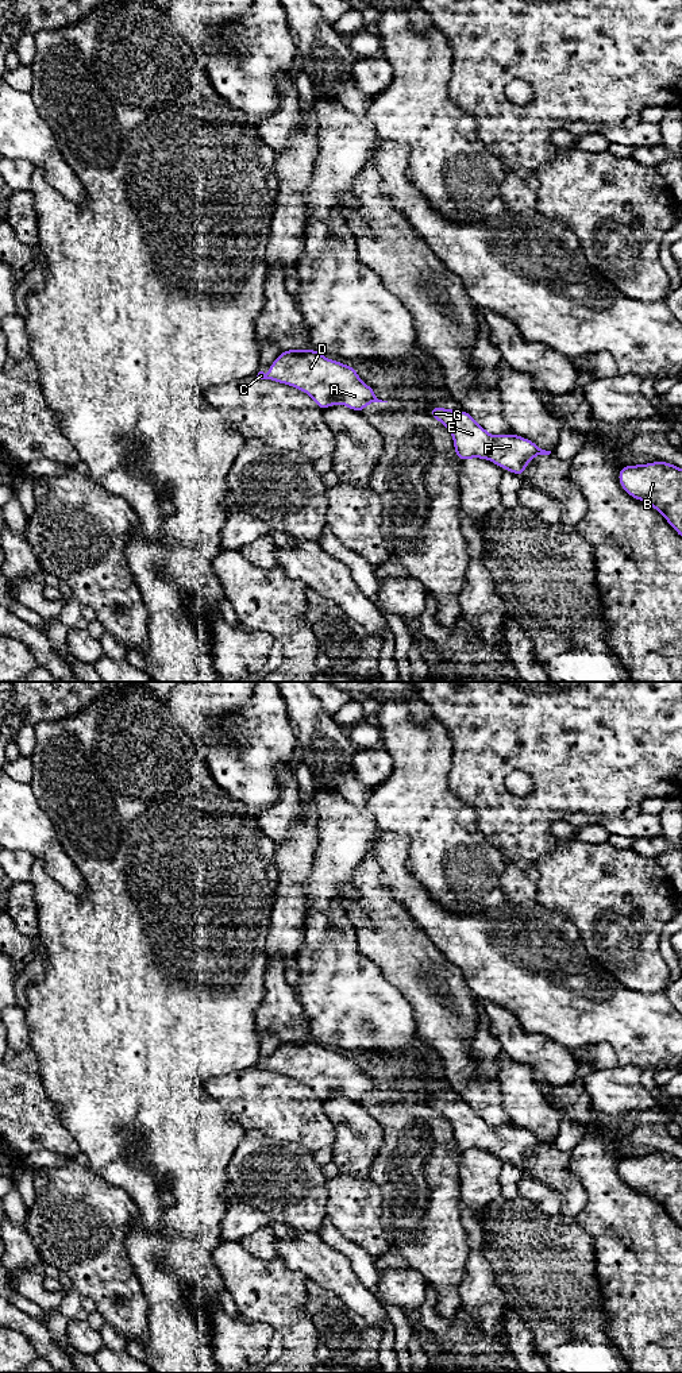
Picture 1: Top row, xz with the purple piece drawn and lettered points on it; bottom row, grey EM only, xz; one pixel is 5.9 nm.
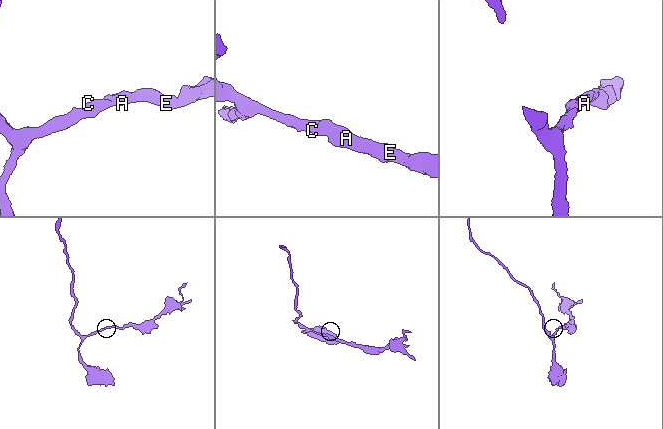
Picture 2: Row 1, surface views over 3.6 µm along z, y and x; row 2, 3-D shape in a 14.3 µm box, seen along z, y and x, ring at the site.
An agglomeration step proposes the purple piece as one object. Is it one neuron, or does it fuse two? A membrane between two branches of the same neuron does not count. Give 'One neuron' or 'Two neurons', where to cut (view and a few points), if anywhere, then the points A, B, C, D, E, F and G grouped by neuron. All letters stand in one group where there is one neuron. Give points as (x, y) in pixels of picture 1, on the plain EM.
One neuron. No split. Groups: A B C D E F G

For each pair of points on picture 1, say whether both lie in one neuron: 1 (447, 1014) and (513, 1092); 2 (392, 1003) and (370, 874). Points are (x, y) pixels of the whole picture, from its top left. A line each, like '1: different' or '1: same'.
1: different
2: different

